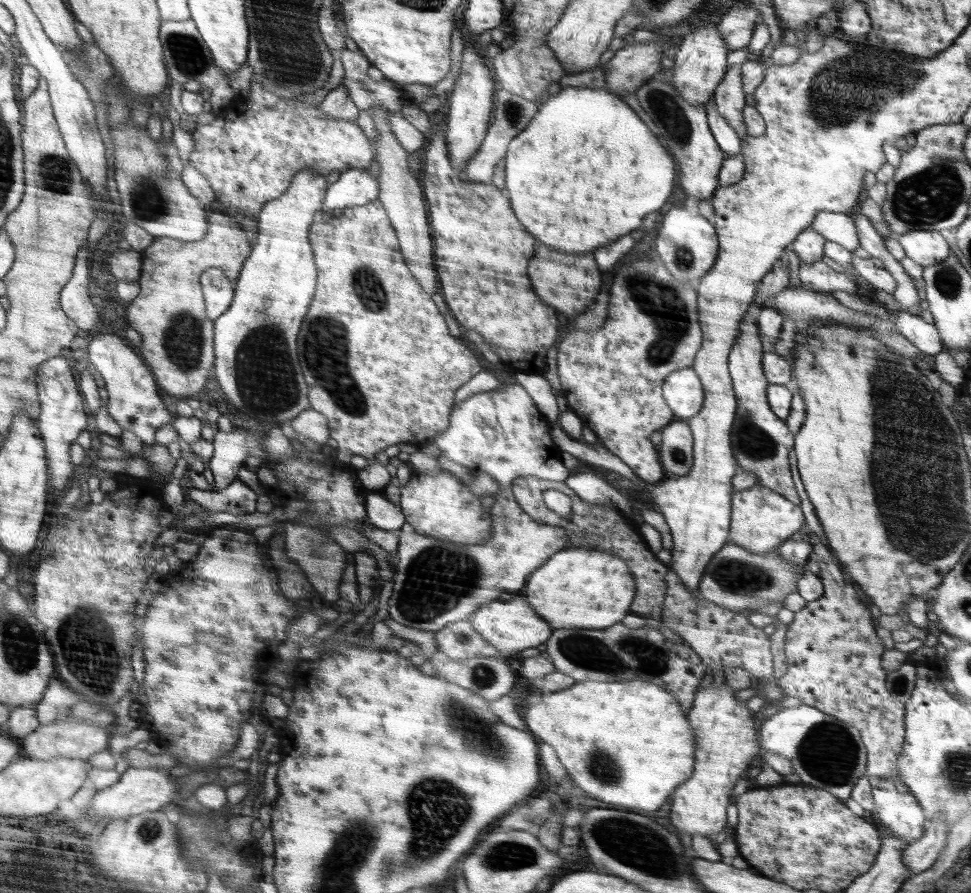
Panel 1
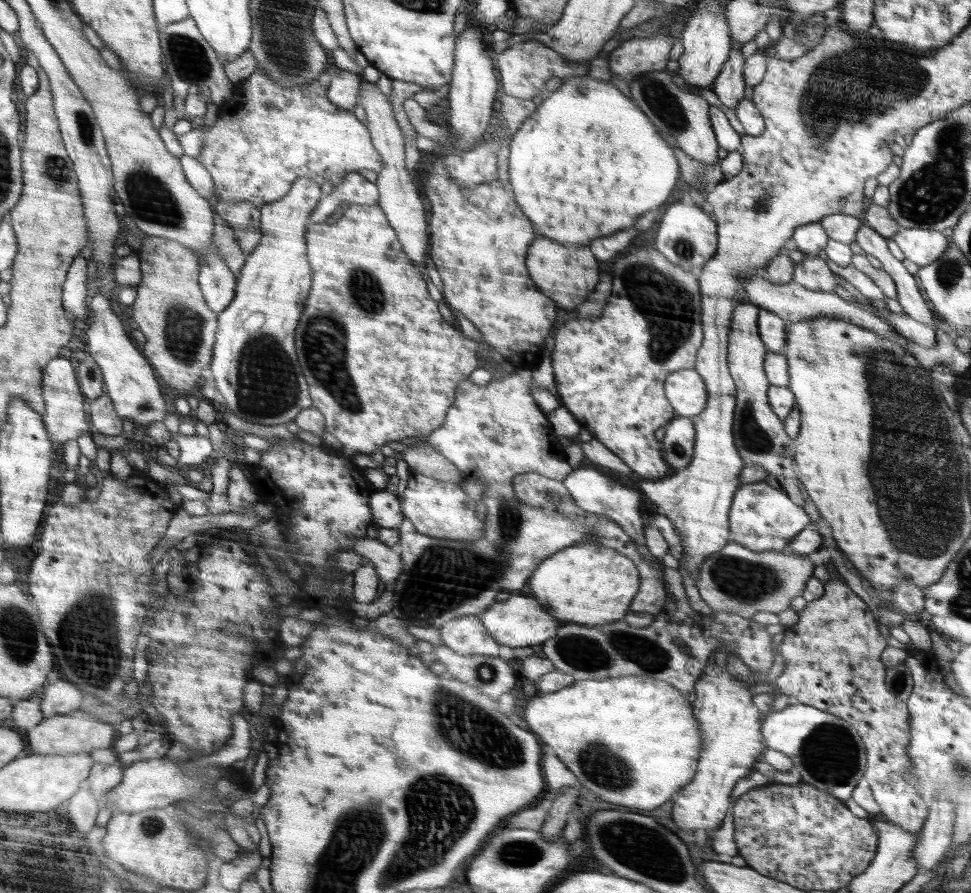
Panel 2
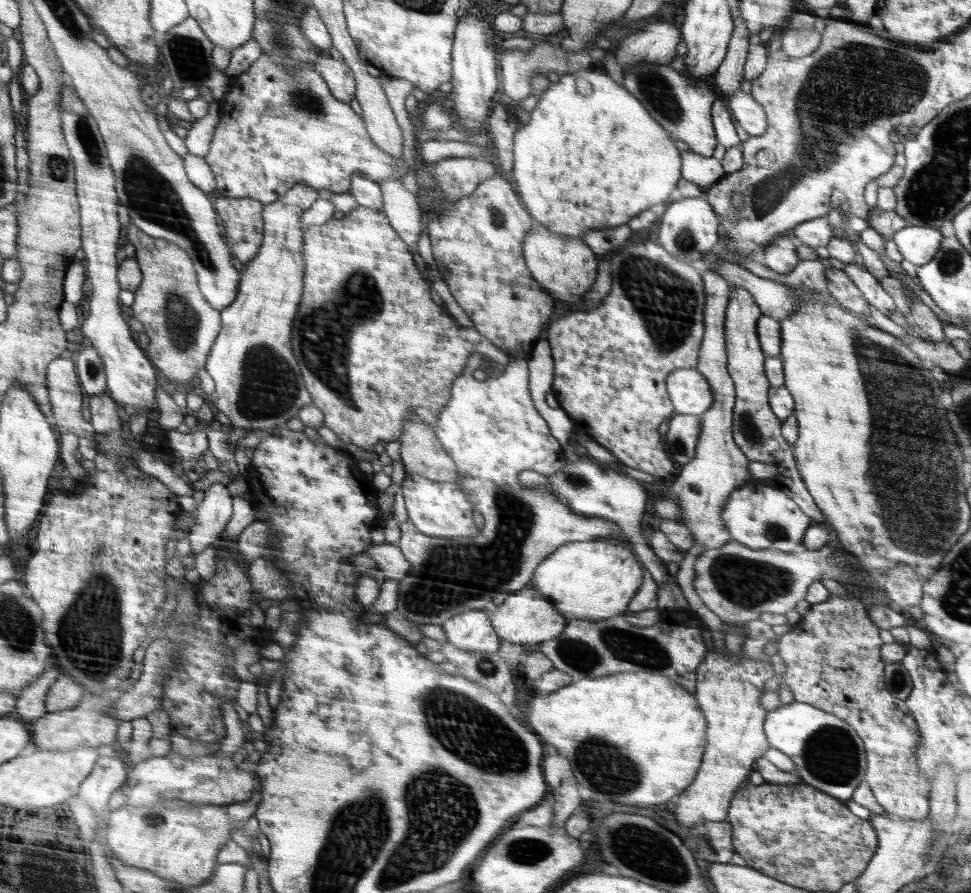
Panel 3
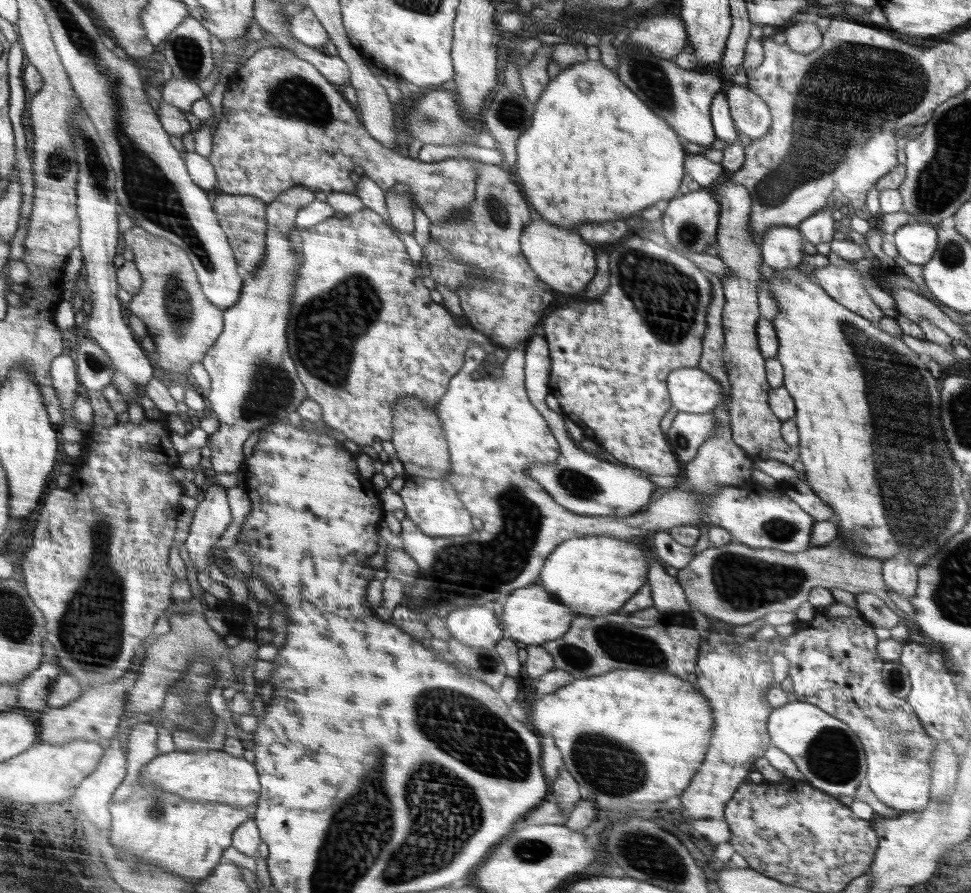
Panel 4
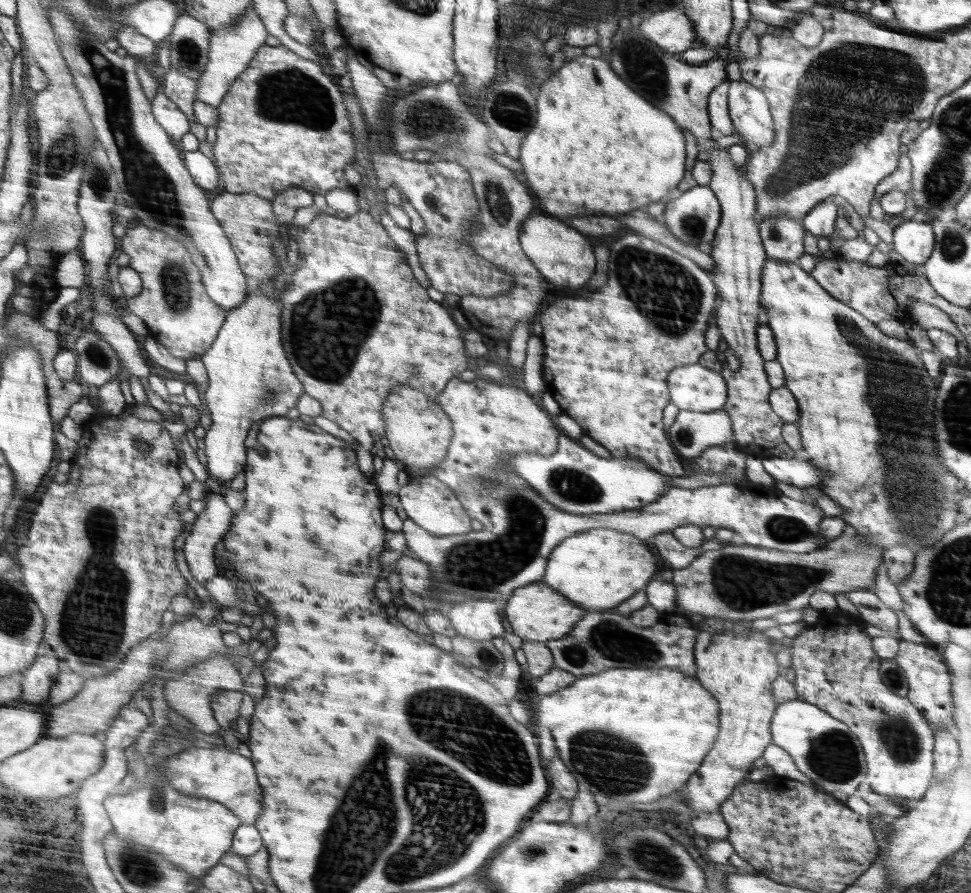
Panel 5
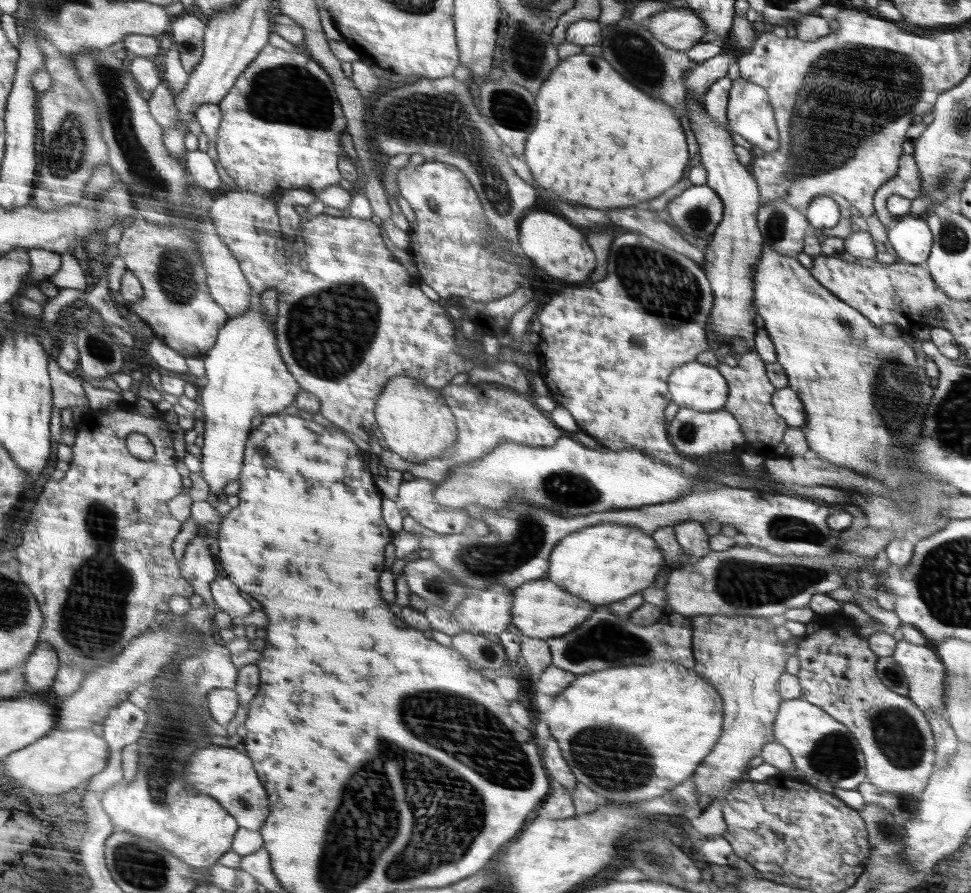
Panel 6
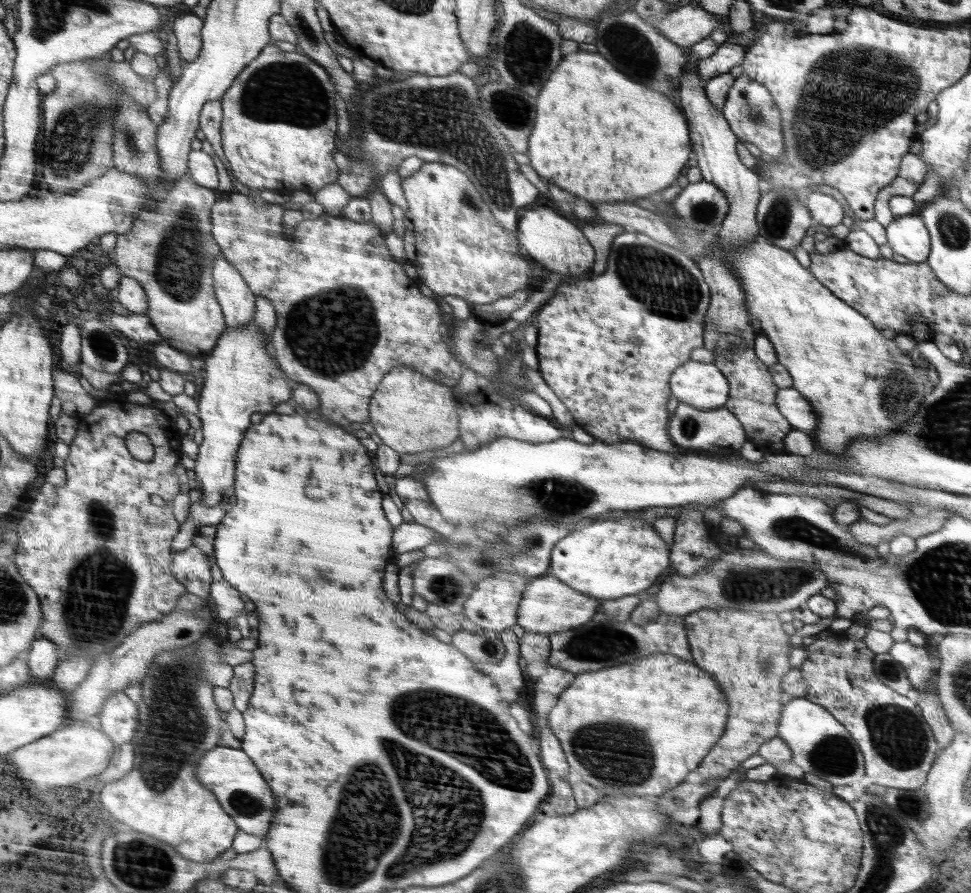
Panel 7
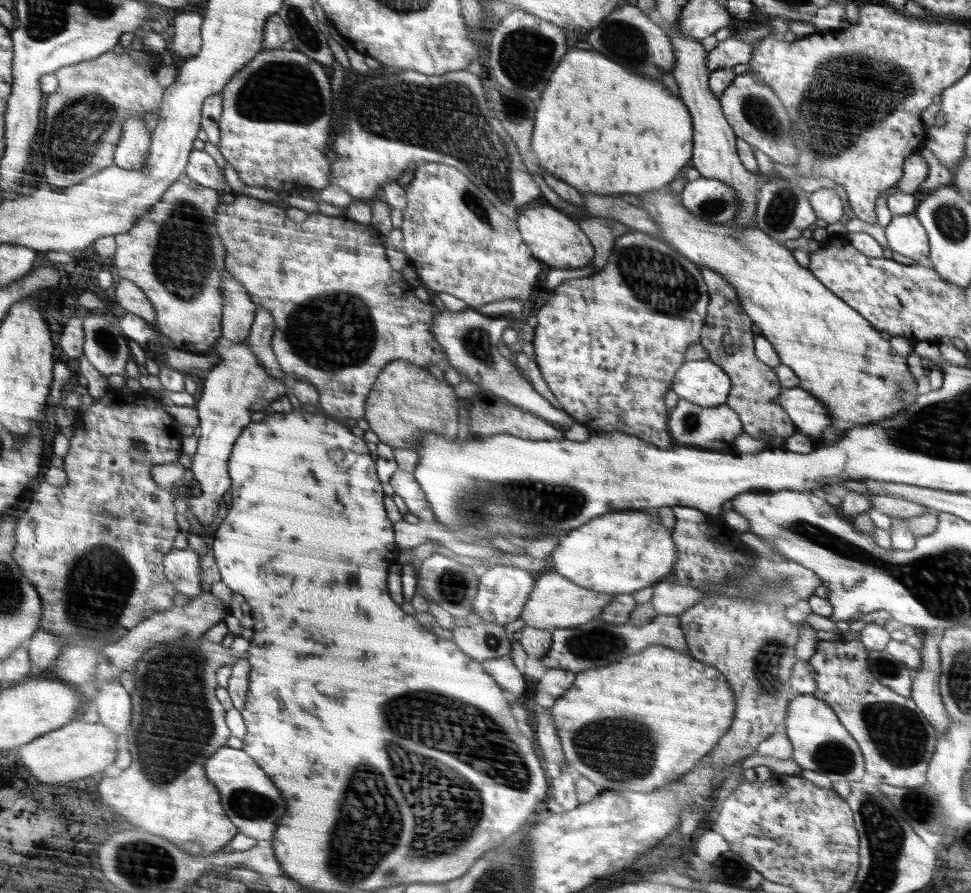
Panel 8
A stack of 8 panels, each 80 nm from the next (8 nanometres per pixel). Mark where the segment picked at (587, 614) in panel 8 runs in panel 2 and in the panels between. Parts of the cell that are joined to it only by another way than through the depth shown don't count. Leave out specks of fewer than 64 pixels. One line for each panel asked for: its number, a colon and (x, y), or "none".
2: (519, 622)
3: (526, 618)
4: (532, 616)
5: (537, 612)
6: (543, 610)
7: (549, 606)

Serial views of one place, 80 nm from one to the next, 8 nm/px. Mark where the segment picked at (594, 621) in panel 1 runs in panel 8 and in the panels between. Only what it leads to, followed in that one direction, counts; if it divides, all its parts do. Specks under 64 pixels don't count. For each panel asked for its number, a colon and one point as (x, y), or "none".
2: (603, 583)
3: (604, 578)
4: (595, 575)
5: (600, 569)
6: (608, 563)
7: (613, 558)
8: (620, 553)

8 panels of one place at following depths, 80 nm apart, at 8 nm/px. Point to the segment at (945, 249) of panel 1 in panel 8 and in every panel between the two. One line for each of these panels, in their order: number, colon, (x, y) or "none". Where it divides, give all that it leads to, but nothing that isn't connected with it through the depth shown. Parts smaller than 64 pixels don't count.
2: (923, 246)
3: (919, 244)
4: (916, 242)
5: (914, 239)
6: (911, 237)
7: (907, 235)
8: (905, 234)

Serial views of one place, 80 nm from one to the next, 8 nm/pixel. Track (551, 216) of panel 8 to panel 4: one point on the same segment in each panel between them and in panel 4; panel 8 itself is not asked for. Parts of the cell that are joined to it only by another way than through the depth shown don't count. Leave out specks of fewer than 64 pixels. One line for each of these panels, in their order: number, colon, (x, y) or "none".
4: (563, 260)
5: (564, 256)
6: (561, 250)
7: (555, 242)

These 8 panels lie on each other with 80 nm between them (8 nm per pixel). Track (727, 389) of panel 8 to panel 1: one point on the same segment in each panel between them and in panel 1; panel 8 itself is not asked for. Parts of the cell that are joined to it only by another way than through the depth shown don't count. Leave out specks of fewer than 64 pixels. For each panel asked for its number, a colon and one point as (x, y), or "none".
1: (683, 390)
2: (687, 391)
3: (690, 391)
4: (692, 390)
5: (695, 388)
6: (702, 387)
7: (706, 386)

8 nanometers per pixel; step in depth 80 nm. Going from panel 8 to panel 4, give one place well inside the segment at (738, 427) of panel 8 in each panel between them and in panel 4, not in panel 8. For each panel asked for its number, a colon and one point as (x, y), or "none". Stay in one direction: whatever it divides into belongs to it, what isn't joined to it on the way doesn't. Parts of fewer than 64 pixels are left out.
4: (688, 432)
5: (693, 432)
6: (694, 433)
7: (717, 431)

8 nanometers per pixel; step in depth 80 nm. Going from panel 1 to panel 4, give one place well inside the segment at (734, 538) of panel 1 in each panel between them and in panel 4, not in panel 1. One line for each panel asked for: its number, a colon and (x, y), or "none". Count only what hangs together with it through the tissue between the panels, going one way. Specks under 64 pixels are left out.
2: (762, 518)
3: (760, 515)
4: (493, 434)

